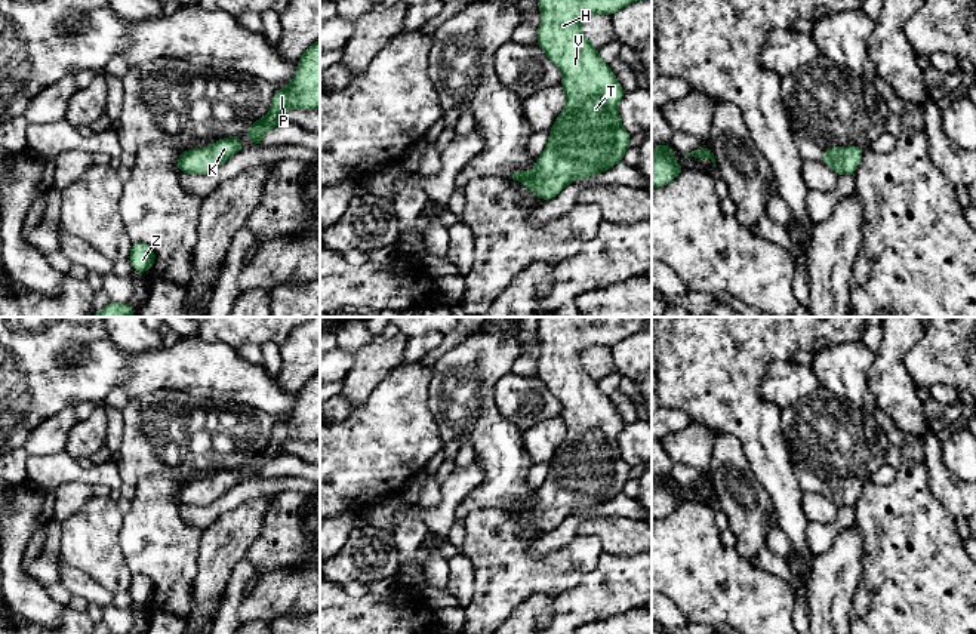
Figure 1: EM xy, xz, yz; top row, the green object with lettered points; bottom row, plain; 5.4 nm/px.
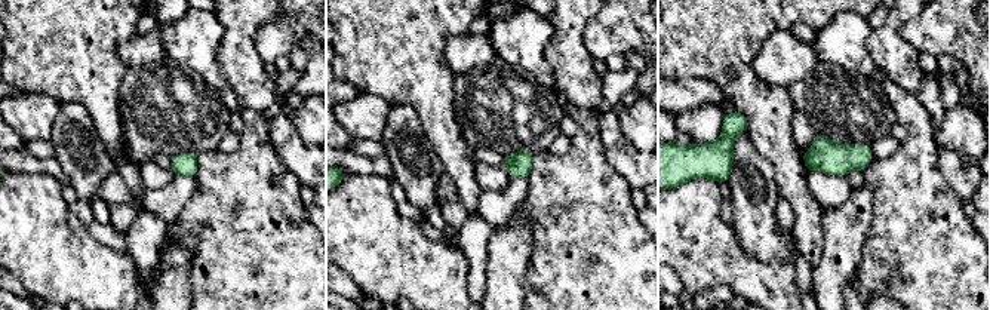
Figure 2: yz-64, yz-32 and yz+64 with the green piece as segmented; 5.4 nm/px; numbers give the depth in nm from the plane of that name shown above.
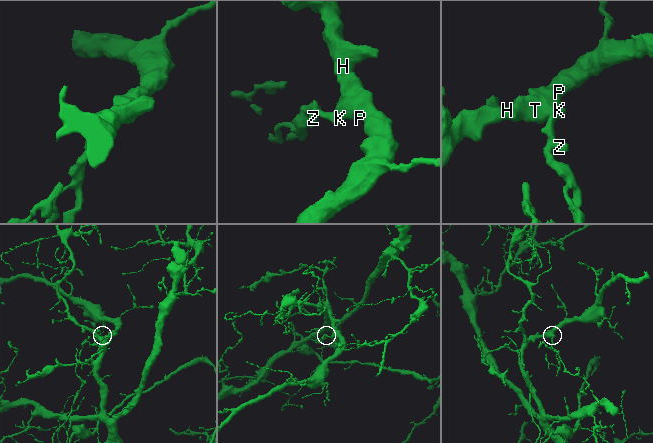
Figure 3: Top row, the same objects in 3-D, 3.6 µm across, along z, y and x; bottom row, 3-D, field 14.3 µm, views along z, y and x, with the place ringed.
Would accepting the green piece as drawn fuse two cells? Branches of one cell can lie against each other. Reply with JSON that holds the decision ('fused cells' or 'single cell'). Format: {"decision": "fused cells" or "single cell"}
{"decision": "single cell"}

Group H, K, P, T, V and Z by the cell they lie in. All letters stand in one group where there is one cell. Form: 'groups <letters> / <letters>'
groups H K P T V Z

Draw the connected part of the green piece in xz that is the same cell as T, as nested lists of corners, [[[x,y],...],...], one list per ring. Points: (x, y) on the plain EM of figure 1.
[[[539,317],[538,320],[542,350],[536,376],[561,403],[561,418],[567,433],[549,462],[548,476],[538,489],[533,504],[512,502],[508,510],[521,513],[544,533],[555,529],[578,510],[609,502],[624,490],[629,478],[631,467],[624,461],[618,444],[625,422],[609,396],[598,388],[598,381],[584,367],[581,354],[595,345],[613,347],[644,329],[652,329],[652,317]]]

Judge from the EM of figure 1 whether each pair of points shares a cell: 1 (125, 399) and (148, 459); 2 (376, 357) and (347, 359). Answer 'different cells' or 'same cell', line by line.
1: different cells
2: different cells

